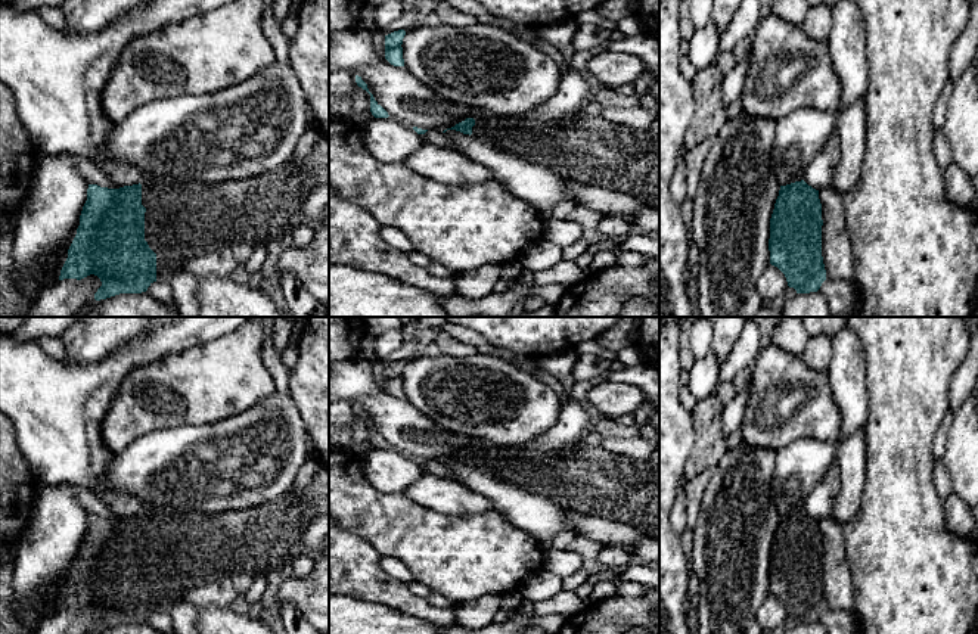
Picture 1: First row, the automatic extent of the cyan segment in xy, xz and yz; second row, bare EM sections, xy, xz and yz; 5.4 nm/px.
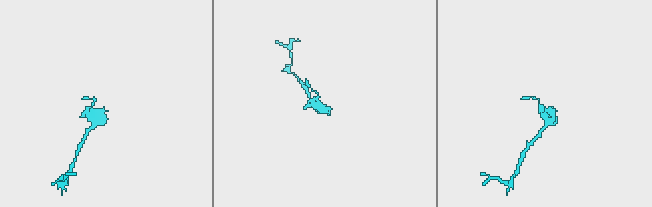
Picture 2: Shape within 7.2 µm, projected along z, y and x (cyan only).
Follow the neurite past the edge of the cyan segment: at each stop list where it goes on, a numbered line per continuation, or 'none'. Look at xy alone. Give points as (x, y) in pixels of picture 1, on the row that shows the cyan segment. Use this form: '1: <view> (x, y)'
1: xy (183, 220)

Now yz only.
none

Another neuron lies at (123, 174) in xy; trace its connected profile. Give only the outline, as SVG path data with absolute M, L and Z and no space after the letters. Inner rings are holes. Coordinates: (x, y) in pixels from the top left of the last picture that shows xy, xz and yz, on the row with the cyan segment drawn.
M109 158L105 165L108 175L119 187L158 180L158 177L150 173L136 168L127 162L117 162L112 158Z

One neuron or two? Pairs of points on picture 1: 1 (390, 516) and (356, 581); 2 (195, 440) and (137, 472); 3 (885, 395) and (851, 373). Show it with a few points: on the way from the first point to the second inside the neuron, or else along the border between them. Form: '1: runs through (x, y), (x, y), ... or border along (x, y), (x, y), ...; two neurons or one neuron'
1: border along (344, 528), (366, 540), (381, 555); two neurons
2: runs through (180, 453), (168, 465), (152, 468); one neuron
3: border along (862, 348), (866, 372), (866, 417); two neurons

